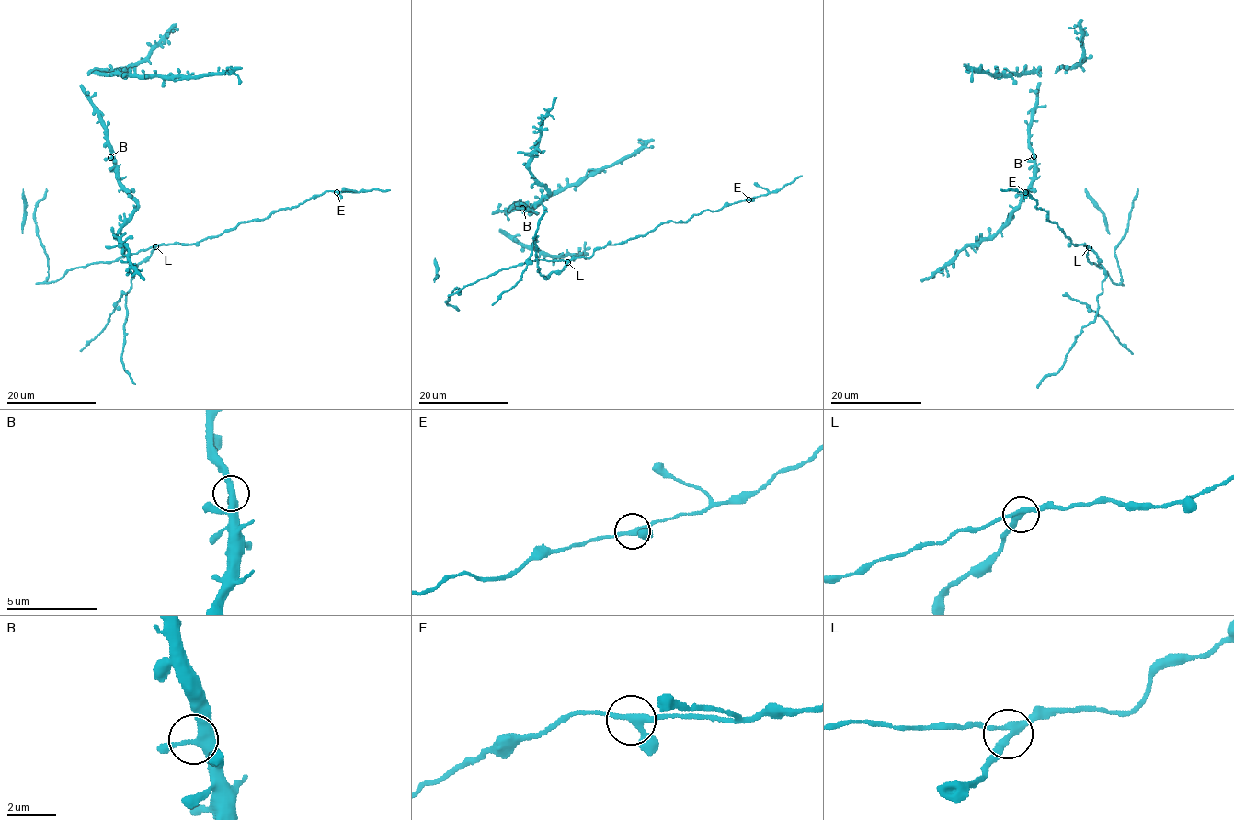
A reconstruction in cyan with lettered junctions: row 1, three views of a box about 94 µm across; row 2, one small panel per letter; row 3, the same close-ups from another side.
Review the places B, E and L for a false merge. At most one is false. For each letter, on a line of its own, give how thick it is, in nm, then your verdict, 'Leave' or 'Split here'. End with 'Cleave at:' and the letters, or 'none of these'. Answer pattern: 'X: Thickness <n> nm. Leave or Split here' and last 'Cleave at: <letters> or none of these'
B: Thickness 320 nm. Leave
E: Thickness 280 nm. Leave
L: Thickness 260 nm. Split here
Cleave at: L

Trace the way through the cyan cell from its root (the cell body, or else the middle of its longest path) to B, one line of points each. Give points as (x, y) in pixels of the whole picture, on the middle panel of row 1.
B: (546, 210), (541, 202), (531, 208), (522, 208)

